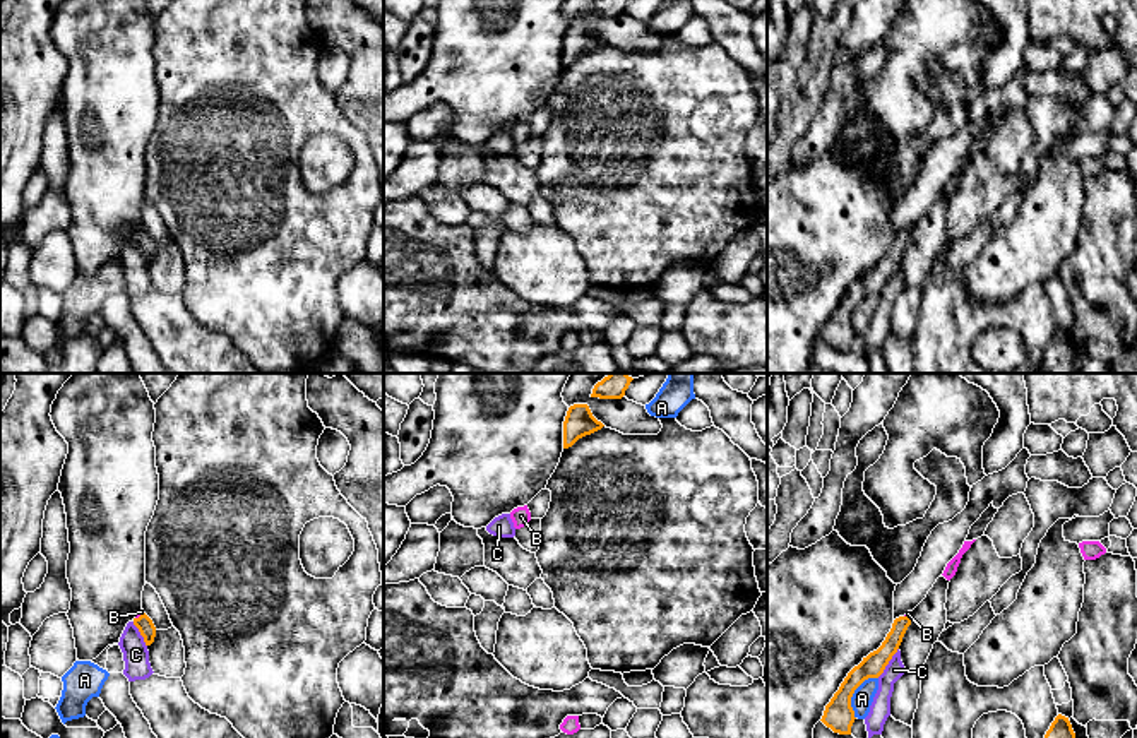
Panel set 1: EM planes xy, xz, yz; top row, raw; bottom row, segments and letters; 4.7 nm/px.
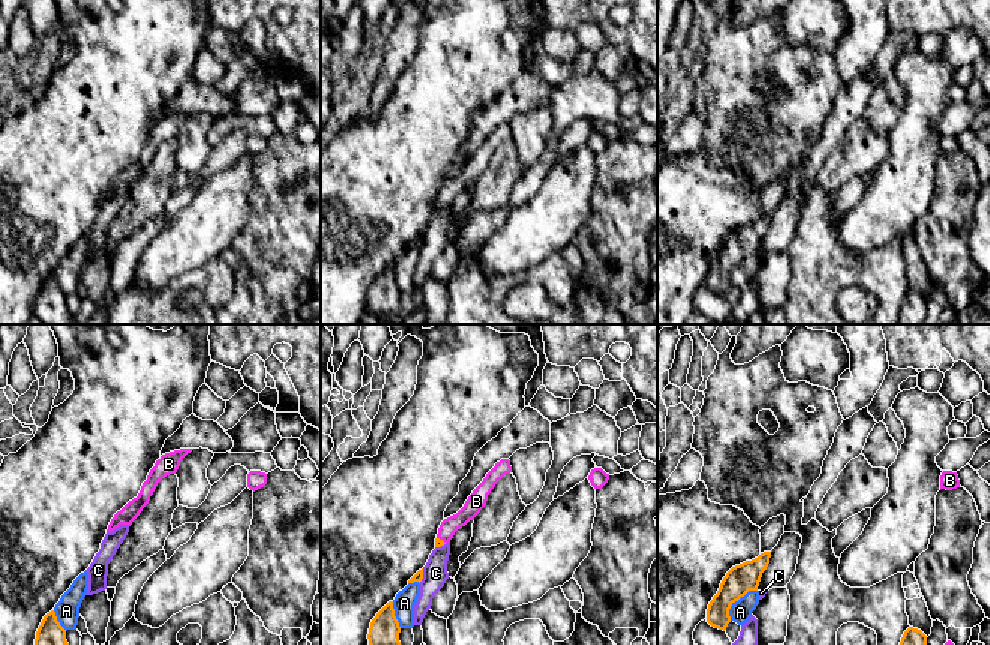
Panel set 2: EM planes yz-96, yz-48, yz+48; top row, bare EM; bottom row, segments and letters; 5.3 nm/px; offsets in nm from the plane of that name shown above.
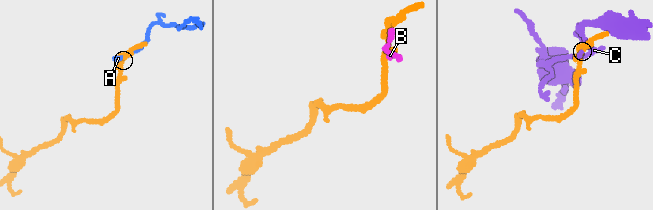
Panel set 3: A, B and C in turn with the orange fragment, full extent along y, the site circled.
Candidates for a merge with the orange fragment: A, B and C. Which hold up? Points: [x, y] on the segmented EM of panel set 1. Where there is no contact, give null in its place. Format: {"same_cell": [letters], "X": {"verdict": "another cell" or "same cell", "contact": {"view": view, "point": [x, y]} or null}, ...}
{"same_cell": ["B"], "A": {"verdict": "another cell", "contact": {"view": "yz", "point": [853, 692]}}, "B": {"verdict": "same cell", "contact": {"view": "xy", "point": [141, 615]}}, "C": {"verdict": "another cell", "contact": {"view": "yz", "point": [887, 663]}}}

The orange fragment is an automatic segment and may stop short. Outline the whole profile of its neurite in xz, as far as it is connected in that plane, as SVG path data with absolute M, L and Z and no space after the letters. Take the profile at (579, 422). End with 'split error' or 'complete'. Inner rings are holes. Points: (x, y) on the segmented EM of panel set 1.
M574 404L568 408L563 421L563 449L572 447L579 438L601 430L604 425L598 421L587 404Z; complete

